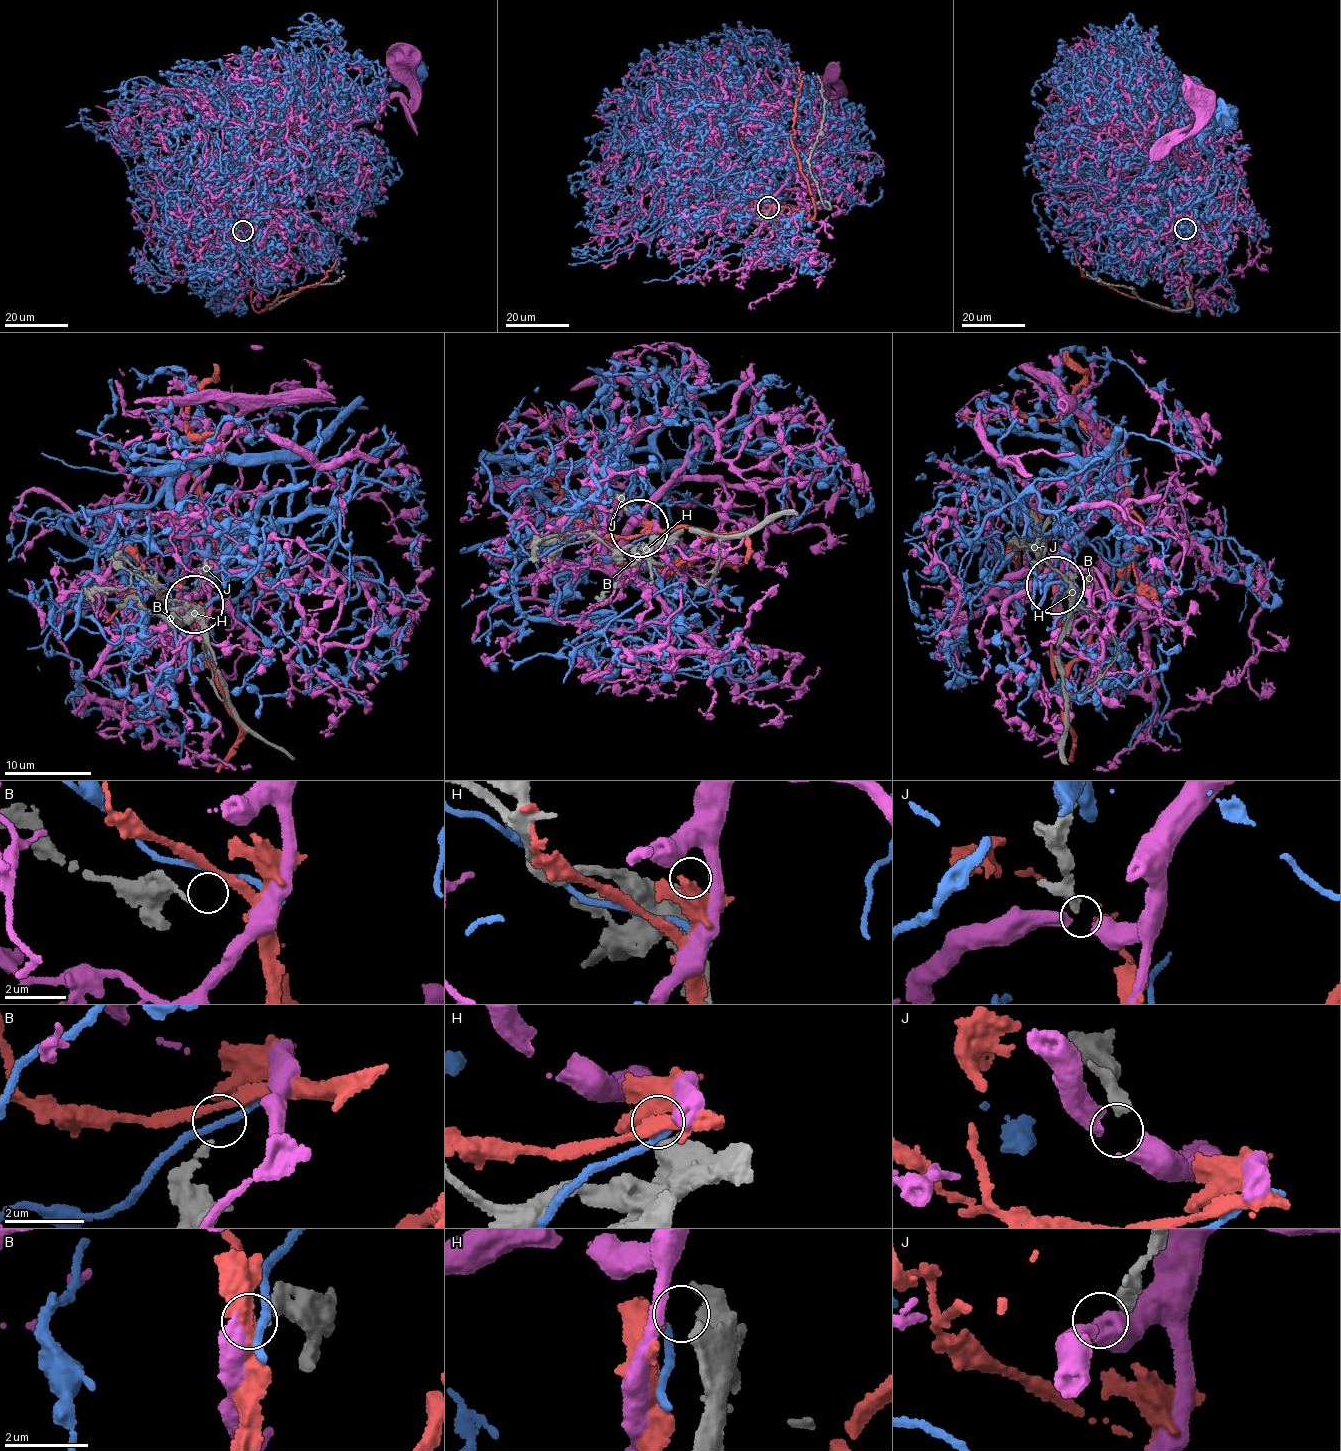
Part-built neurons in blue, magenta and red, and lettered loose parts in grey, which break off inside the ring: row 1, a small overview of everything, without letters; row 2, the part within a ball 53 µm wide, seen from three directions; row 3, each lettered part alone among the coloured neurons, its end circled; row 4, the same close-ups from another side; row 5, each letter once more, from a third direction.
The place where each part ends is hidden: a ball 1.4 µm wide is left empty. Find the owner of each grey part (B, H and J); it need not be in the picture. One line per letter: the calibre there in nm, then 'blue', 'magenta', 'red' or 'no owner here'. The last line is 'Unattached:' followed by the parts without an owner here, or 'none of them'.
B: calibre 130 nm; no owner here
H: calibre 440 nm; no owner here
J: calibre 260 nm; no owner here
Unattached: B, H, J

